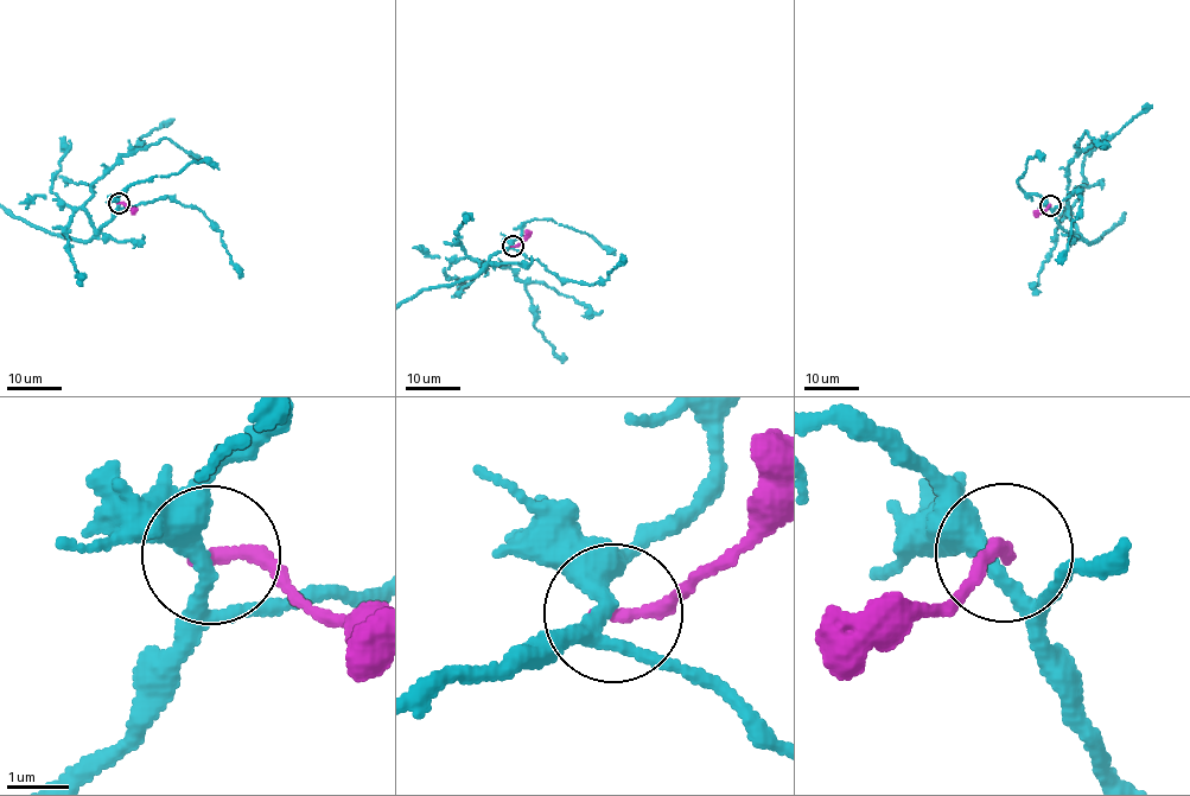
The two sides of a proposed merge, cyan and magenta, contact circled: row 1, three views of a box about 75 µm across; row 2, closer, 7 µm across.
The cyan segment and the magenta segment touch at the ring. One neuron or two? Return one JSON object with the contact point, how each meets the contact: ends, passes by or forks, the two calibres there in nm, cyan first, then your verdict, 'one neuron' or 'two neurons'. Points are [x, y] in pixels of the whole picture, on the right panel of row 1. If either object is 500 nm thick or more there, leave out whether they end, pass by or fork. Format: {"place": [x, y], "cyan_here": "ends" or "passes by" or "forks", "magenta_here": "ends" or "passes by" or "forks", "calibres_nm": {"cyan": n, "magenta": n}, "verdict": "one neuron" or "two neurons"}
{"place": [1050, 205], "cyan_here": "passes by", "magenta_here": "ends", "calibres_nm": {"cyan": 340, "magenta": 240}, "verdict": "two neurons"}

